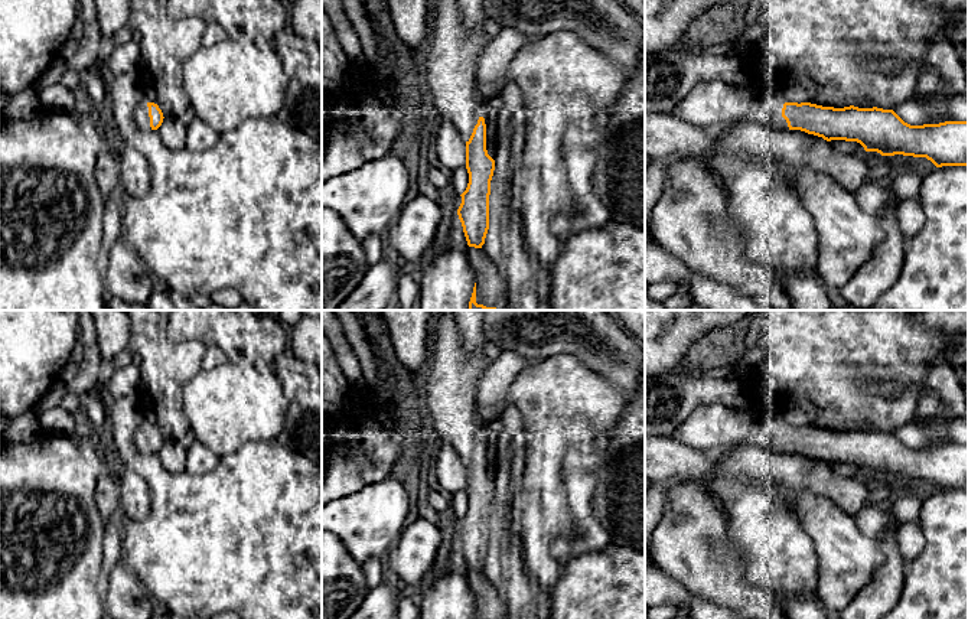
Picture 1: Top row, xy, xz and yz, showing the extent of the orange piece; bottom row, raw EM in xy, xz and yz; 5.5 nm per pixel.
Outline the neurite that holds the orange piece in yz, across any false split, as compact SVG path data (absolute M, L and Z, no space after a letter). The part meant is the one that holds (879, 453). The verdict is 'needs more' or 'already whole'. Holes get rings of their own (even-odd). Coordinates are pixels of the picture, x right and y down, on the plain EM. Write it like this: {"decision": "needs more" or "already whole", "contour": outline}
{"decision": "needs more", "contour": "M721 404L695 407L674 431L672 439L698 450L717 453L730 453L747 446L760 447L770 453L801 453L827 465L857 465L866 475L877 475L881 479L926 480L936 491L968 489L968 444L910 449L893 433L858 431L854 429L834 431L811 426L785 426L773 417L757 414L754 410L733 410Z"}

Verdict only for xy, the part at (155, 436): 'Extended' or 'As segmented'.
Extended

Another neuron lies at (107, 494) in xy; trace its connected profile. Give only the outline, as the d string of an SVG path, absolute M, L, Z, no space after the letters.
M102 472L97 480L95 499L98 511L105 519L111 519L120 508L118 482L107 472Z

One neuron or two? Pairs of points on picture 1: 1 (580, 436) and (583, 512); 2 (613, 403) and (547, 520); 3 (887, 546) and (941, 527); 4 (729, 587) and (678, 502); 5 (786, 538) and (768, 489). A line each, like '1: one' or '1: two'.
1: one
2: one
3: two
4: one
5: one

